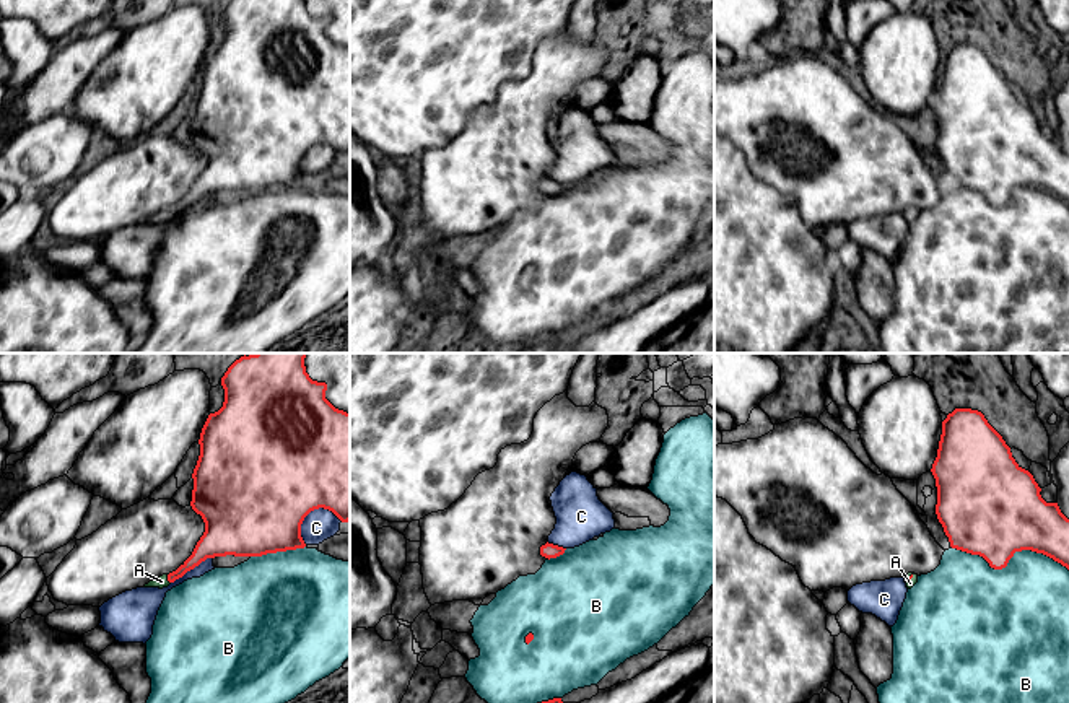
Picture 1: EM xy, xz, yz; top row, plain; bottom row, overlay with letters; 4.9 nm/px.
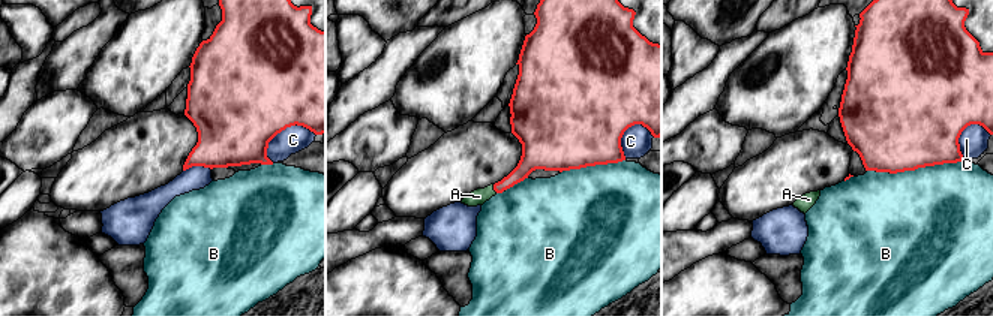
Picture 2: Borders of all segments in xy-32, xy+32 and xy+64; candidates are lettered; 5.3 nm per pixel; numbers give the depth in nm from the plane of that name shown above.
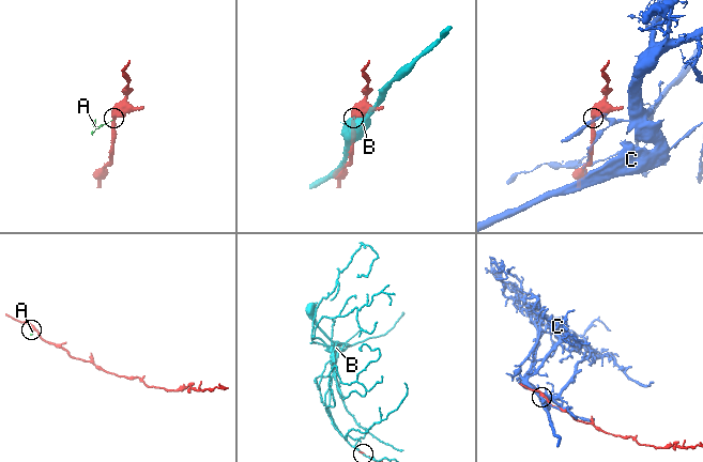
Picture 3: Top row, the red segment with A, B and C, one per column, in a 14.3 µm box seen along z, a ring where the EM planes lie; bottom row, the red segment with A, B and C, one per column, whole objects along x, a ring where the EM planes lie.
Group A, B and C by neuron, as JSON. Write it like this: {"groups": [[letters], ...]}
{"groups": [["A"], ["B"], ["C"]]}

